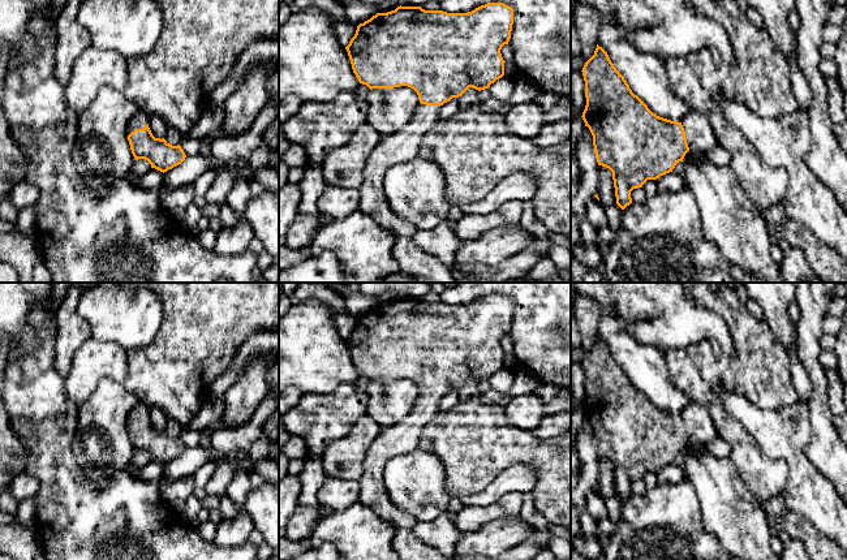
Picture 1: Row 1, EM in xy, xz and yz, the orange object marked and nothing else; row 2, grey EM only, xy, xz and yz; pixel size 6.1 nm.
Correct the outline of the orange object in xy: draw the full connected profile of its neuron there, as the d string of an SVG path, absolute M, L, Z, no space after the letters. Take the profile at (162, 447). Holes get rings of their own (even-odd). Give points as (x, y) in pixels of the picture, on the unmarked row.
M138 404L128 415L128 432L136 452L145 451L160 464L181 456L186 447L180 436L172 438L164 430L155 430L149 419L150 409Z

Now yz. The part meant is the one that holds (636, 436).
M598 336L594 346L585 354L581 363L586 389L581 409L593 427L598 457L612 464L616 496L622 501L632 495L631 483L633 481L642 479L648 471L657 471L672 464L689 441L706 445L711 439L719 436L715 423L704 405L689 401L680 414L653 405L632 384L607 344Z

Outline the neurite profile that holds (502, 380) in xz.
M503 367L502 370L496 371L494 375L490 376L489 383L491 389L507 395L510 393L513 380L515 371Z

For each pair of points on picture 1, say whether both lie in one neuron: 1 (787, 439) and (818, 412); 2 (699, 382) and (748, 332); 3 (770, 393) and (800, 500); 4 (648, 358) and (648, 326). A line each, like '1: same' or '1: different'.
1: different
2: same
3: different
4: different

